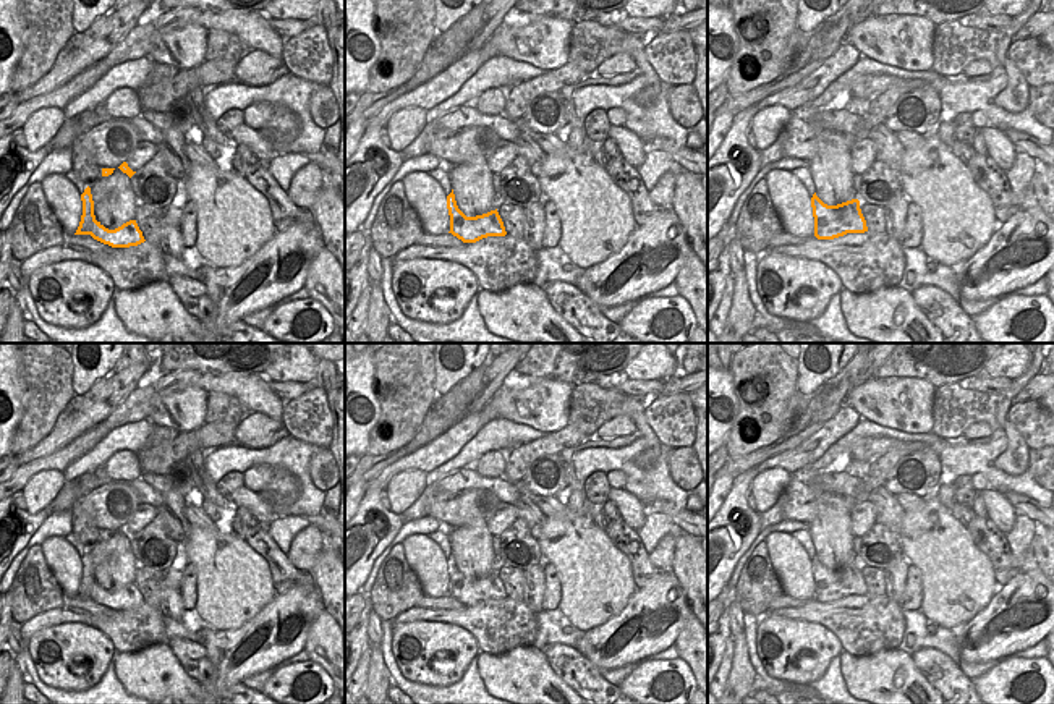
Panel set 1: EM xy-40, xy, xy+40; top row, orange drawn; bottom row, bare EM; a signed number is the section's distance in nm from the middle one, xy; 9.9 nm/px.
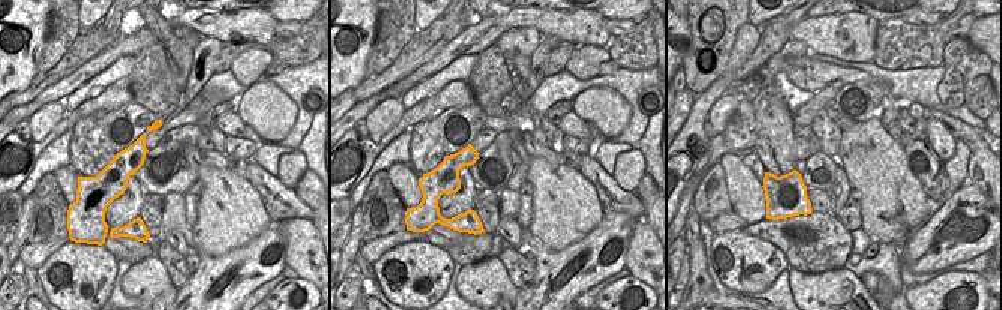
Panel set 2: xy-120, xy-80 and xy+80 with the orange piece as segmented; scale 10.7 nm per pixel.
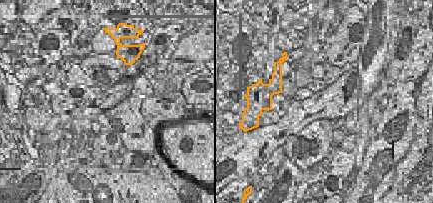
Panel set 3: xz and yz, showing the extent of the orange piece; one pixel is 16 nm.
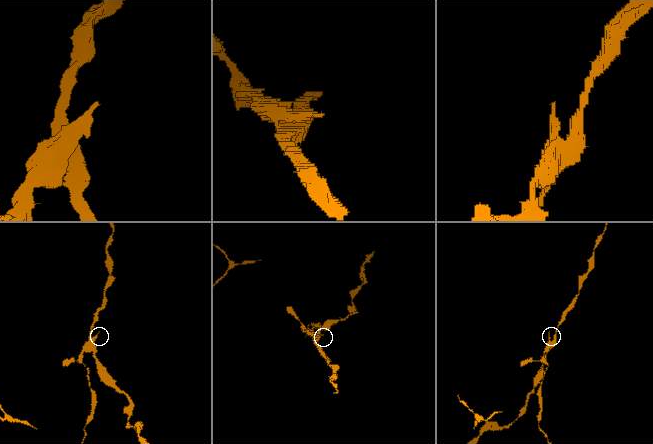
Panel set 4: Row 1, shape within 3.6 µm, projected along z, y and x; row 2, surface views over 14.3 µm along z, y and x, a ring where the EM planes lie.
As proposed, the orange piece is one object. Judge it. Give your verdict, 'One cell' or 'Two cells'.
Two cells

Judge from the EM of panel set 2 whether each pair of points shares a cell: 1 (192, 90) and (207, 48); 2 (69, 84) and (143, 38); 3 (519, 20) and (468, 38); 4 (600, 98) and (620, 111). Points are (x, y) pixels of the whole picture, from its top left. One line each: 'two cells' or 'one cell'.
1: one cell
2: one cell
3: one cell
4: one cell

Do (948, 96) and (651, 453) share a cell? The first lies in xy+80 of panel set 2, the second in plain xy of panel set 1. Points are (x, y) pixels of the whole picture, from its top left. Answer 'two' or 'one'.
one

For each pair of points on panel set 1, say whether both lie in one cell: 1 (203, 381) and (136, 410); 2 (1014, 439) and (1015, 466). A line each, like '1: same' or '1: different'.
1: same
2: same

